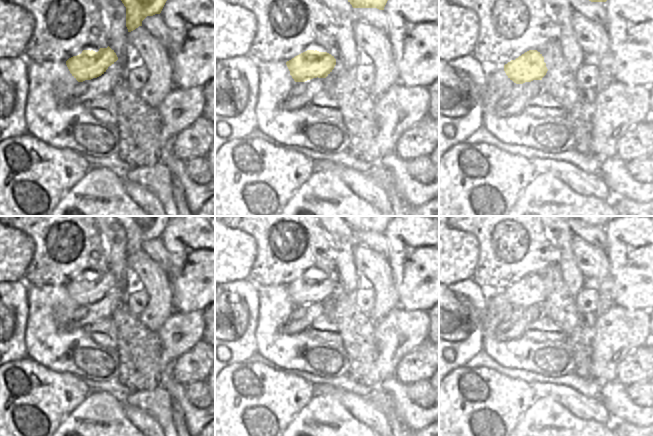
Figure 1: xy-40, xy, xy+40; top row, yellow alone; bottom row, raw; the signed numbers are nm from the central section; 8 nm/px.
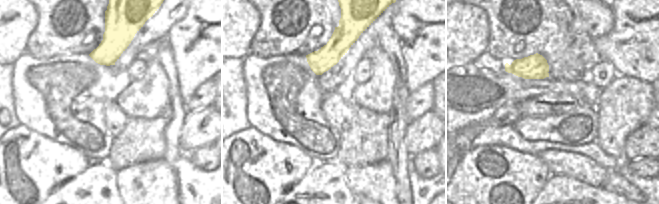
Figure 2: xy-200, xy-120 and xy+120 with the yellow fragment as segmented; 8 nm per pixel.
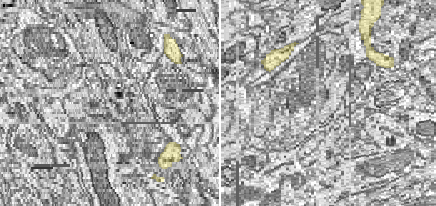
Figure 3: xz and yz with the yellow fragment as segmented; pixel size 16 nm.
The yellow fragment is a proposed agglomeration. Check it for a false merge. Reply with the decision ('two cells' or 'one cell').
one cell

